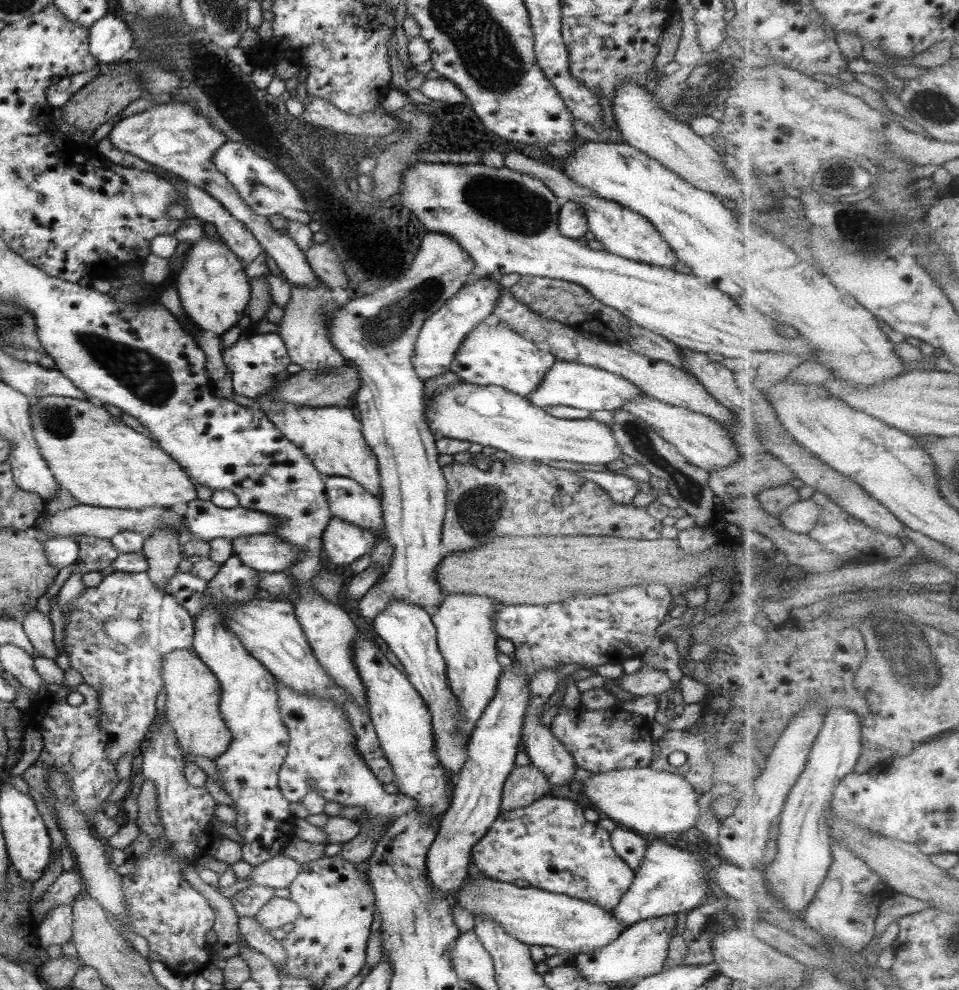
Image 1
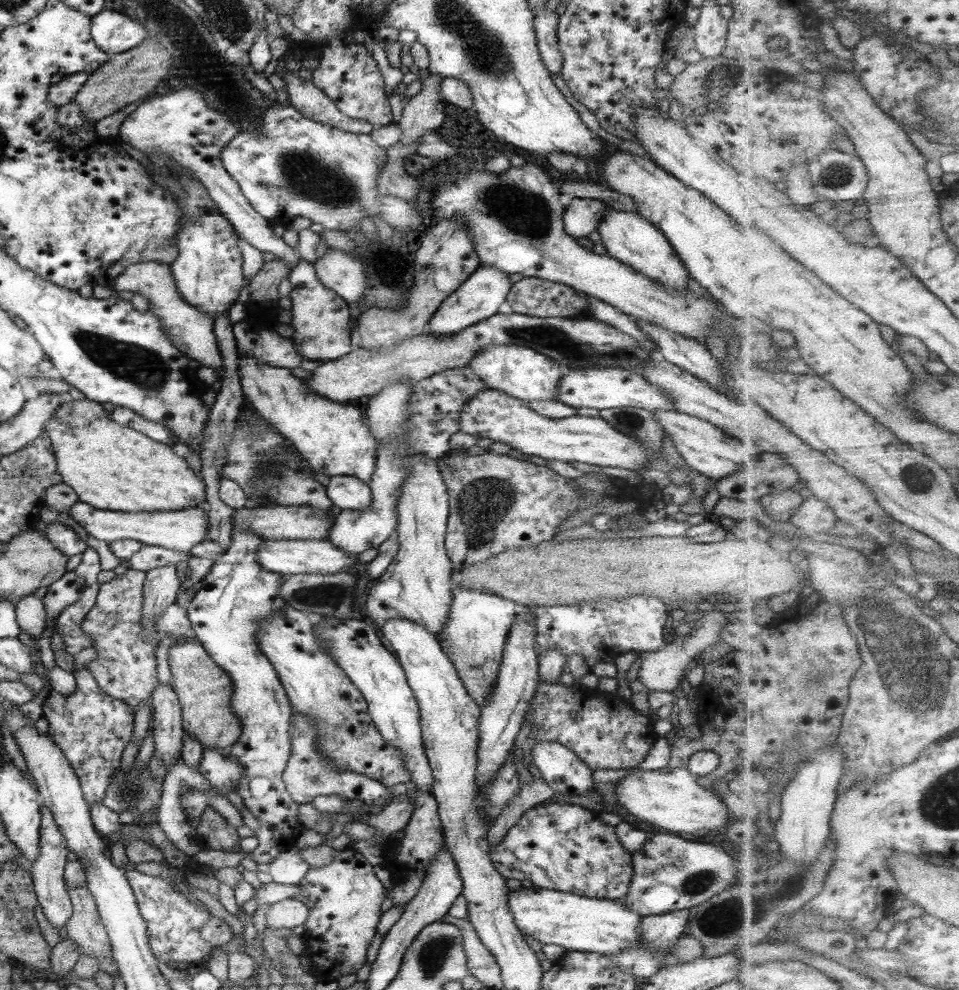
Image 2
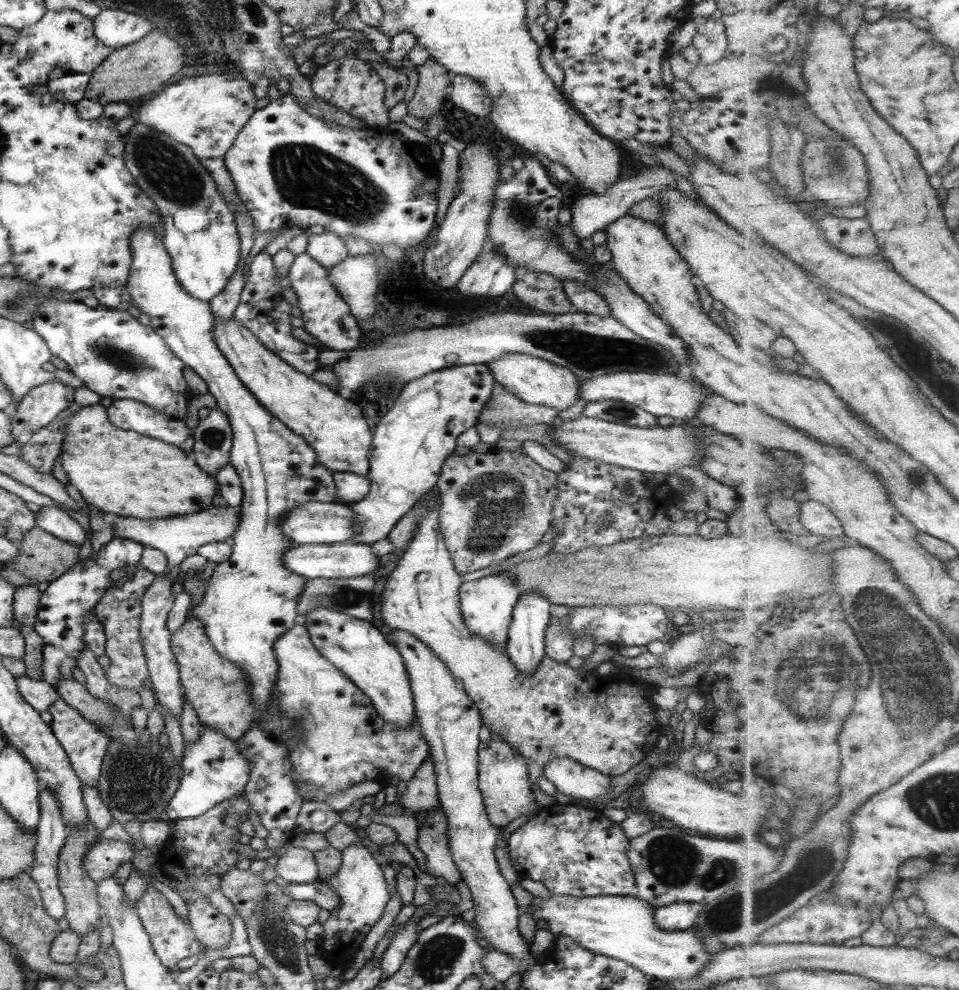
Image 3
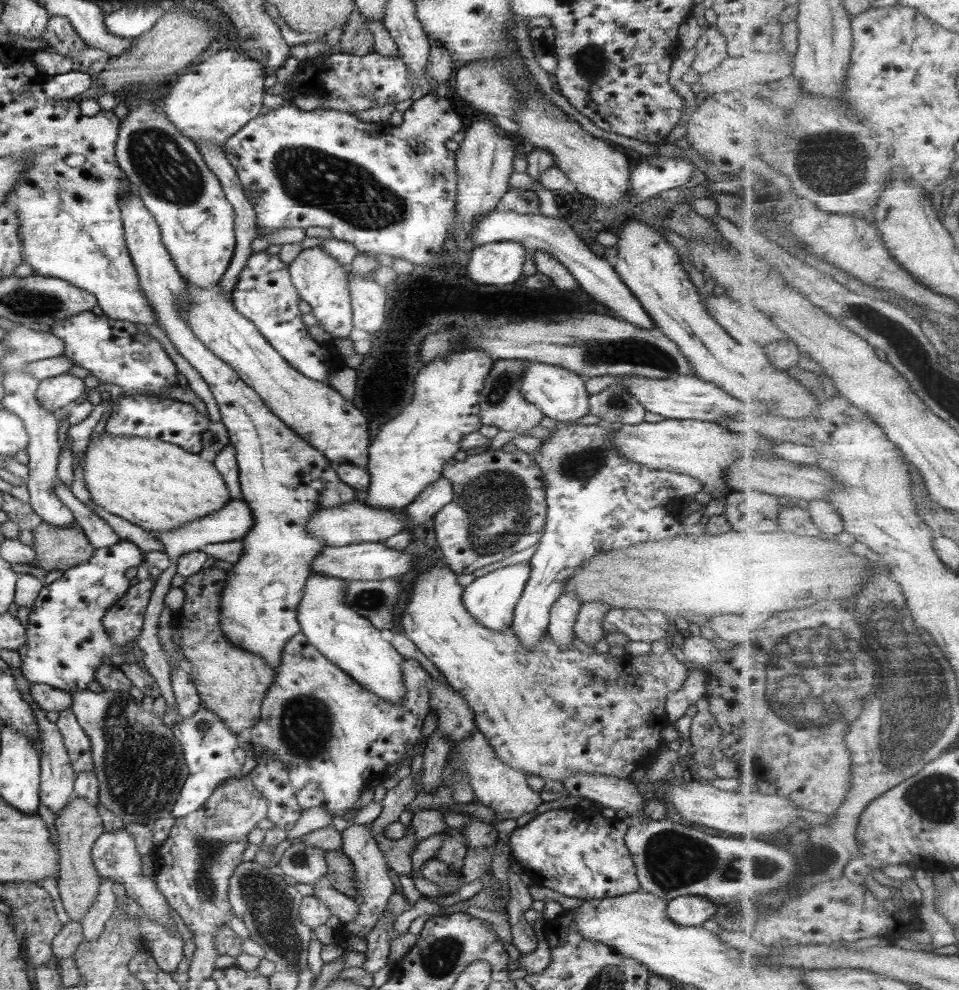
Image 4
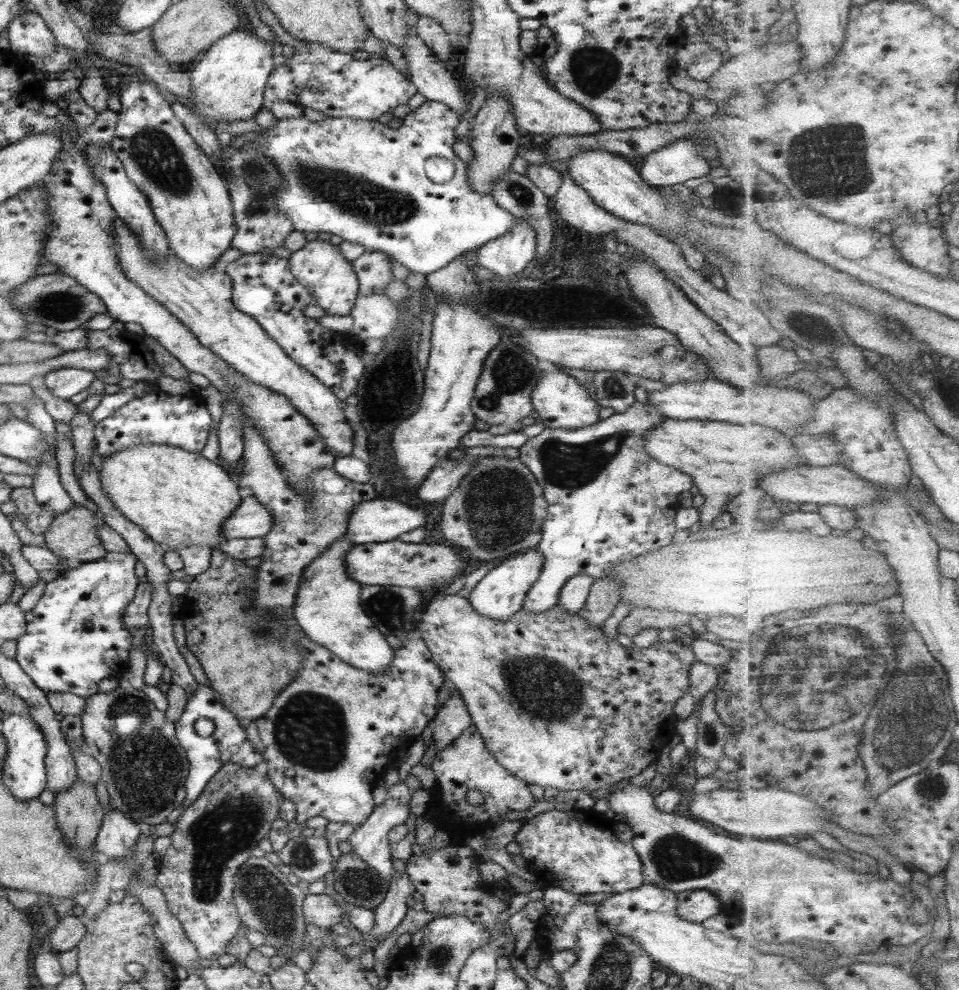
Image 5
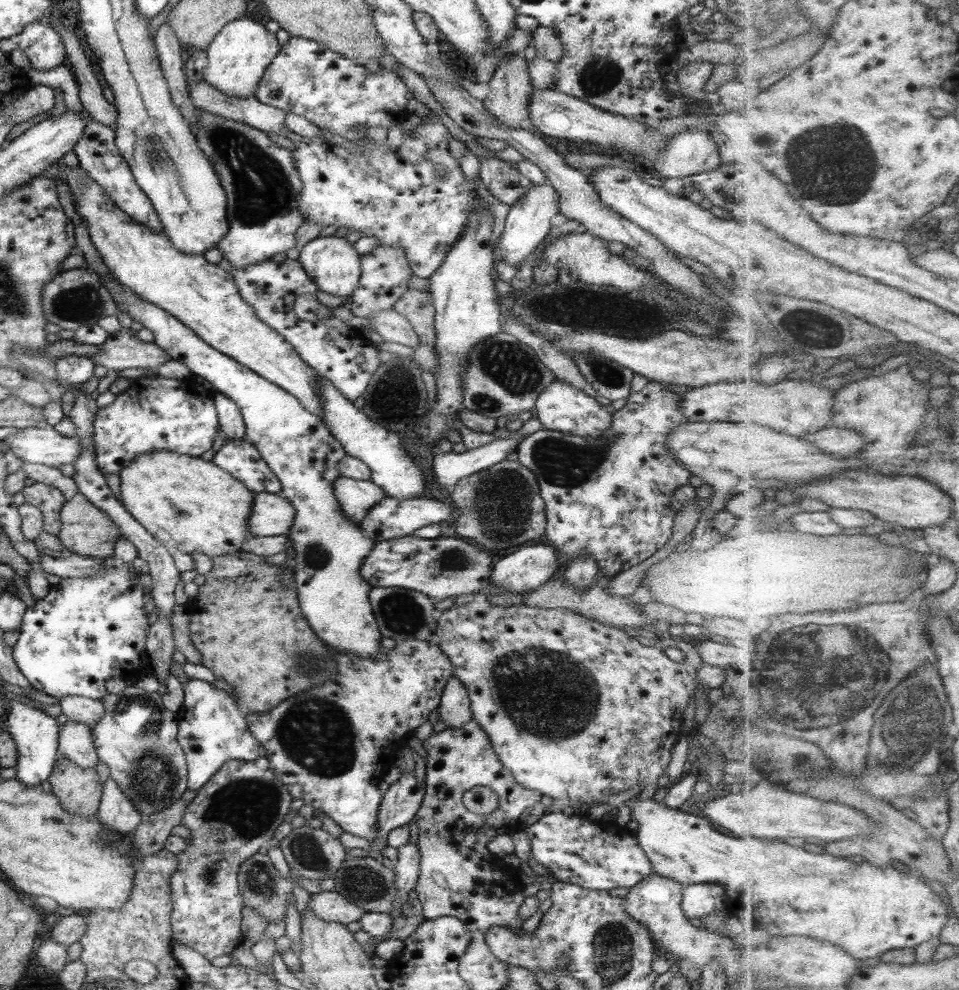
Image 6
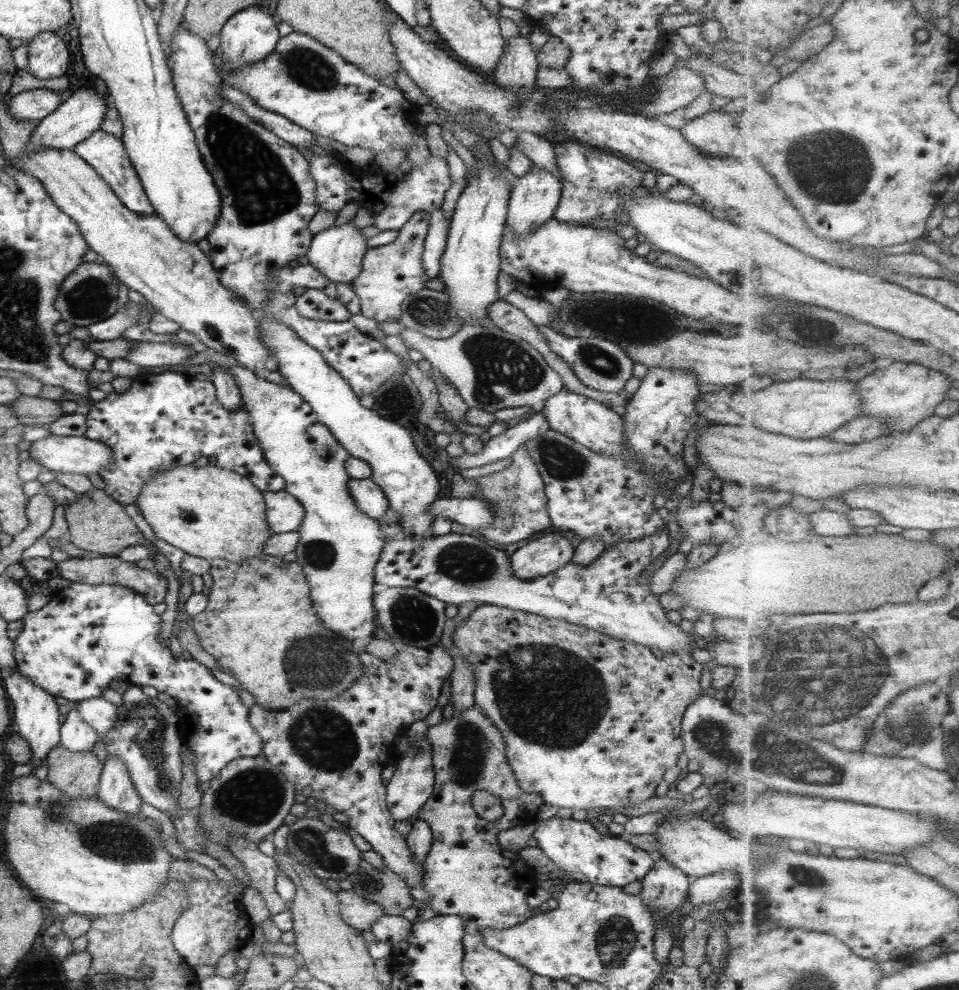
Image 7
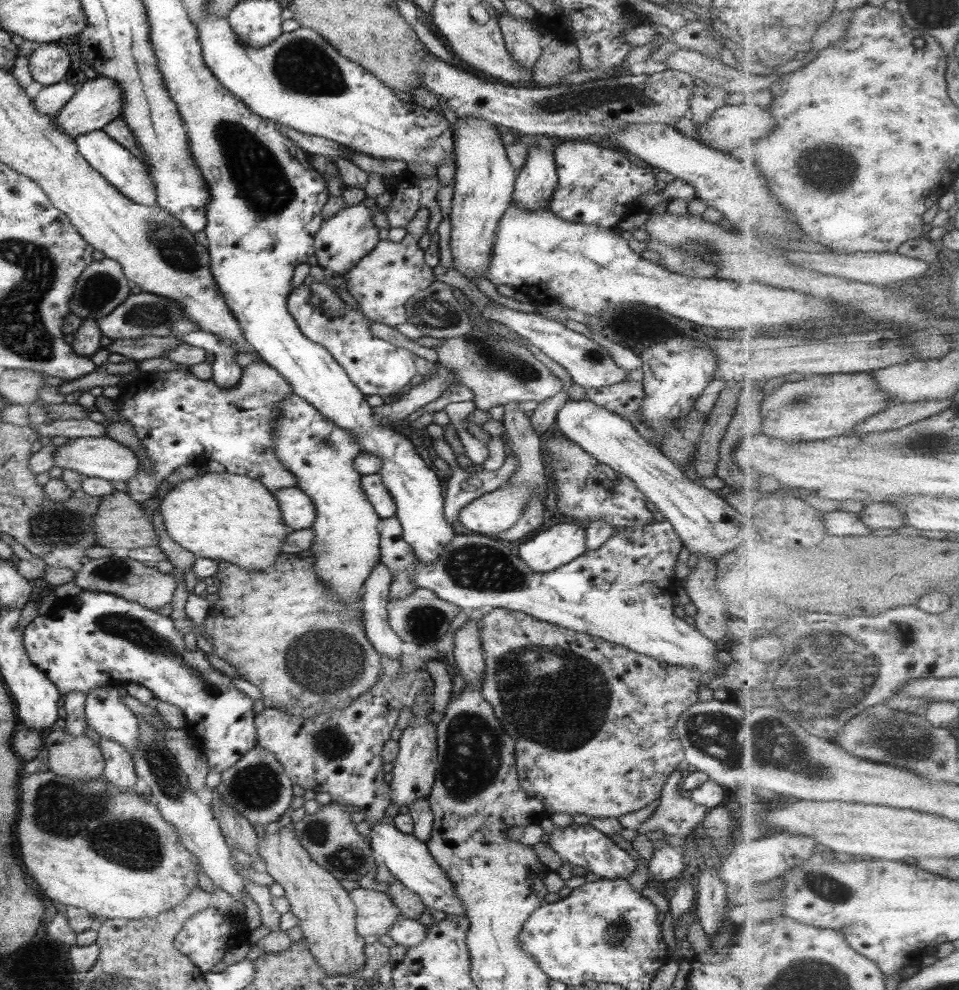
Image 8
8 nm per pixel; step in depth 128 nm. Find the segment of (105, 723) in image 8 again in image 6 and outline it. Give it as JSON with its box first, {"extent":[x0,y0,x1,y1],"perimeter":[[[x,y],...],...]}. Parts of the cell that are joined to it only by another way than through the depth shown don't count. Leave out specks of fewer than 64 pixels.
{"extent":[59,696,104,727],"perimeter":[[[63,696],[59,698],[60,708],[70,721],[91,727],[104,715],[102,700],[94,700],[83,696]]]}

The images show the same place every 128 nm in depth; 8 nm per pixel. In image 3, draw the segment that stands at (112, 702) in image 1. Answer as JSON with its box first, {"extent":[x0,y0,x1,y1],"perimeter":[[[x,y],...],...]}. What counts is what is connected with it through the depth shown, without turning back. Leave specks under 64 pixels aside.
{"extent":[94,570,156,692],"perimeter":[[[136,570],[131,579],[112,585],[104,592],[100,601],[94,607],[94,614],[105,633],[106,656],[110,658],[110,666],[104,674],[110,684],[124,690],[138,692],[148,682],[147,662],[139,638],[140,615],[142,615],[142,599],[148,591],[148,586],[154,581],[156,574],[148,570]]]}

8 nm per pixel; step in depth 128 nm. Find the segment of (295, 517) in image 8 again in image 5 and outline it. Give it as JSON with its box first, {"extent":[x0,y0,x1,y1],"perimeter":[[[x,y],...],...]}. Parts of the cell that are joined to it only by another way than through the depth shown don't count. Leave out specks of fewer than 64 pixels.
{"extent":[219,496,272,541],"perimeter":[[[252,496],[245,497],[219,528],[224,541],[236,538],[263,538],[272,529],[271,512]]]}

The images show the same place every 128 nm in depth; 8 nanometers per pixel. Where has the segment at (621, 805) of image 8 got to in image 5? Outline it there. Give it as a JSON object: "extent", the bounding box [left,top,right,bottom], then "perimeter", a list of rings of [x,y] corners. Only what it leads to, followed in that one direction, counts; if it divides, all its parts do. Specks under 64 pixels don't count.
{"extent":[415,590,696,790],"perimeter":[[[434,590],[428,596],[422,618],[415,622],[420,638],[428,646],[432,660],[441,668],[444,677],[452,689],[464,700],[465,706],[474,721],[484,744],[494,755],[494,758],[513,776],[524,783],[536,784],[540,787],[558,788],[558,790],[598,790],[608,788],[621,781],[628,781],[641,774],[642,770],[657,762],[662,748],[670,740],[677,740],[676,723],[678,718],[674,714],[674,707],[678,699],[688,692],[690,687],[689,668],[696,662],[696,656],[691,648],[684,646],[679,640],[671,642],[656,642],[648,648],[636,646],[624,647],[617,640],[610,640],[602,634],[602,628],[590,629],[588,622],[578,614],[568,614],[562,606],[552,606],[546,612],[528,612],[520,610],[510,616],[508,620],[490,620],[476,612],[468,599],[460,598],[458,594],[446,594],[445,591]]]}

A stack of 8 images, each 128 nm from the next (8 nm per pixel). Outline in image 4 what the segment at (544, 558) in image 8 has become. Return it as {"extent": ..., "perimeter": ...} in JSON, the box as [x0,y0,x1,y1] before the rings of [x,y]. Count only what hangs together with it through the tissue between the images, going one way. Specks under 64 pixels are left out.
{"extent":[462,563,530,631],"perimeter":[[[521,563],[473,578],[471,583],[463,588],[462,602],[466,610],[476,618],[478,623],[490,631],[510,629],[513,622],[514,607],[522,596],[522,591],[530,578],[530,572],[529,563]]]}

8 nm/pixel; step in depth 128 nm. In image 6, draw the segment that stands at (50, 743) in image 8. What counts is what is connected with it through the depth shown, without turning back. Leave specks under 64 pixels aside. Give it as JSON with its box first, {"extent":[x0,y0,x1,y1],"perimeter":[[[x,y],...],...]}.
{"extent":[48,758,103,818],"perimeter":[[[57,758],[48,782],[64,810],[88,818],[97,814],[103,783],[96,769],[80,769],[68,758]]]}

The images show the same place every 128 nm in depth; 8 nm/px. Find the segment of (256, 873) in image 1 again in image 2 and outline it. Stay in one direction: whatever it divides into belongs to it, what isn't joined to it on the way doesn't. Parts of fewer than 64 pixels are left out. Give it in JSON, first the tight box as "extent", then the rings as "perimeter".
{"extent":[268,846,311,886],"perimeter":[[[299,846],[281,852],[268,863],[268,866],[270,866],[268,874],[272,876],[272,882],[286,886],[301,884],[311,867],[300,854]]]}

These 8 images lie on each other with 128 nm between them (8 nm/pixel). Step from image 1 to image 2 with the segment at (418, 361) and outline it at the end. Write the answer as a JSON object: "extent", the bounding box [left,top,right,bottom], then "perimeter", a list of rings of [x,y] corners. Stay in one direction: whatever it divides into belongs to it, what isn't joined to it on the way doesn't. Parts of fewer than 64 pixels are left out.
{"extent":[427,265,512,336],"perimeter":[[[481,265],[474,270],[468,280],[464,281],[464,284],[461,284],[460,288],[442,301],[427,324],[428,333],[432,336],[454,336],[456,332],[462,332],[472,324],[480,324],[480,321],[488,320],[490,316],[498,314],[498,308],[507,300],[512,286],[508,273],[494,266]]]}

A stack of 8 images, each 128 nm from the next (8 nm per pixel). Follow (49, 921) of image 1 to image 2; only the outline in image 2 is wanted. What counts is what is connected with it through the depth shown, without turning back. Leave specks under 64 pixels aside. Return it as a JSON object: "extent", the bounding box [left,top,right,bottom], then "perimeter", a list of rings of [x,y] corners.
{"extent":[29,806,73,929],"perimeter":[[[42,806],[40,812],[40,856],[32,862],[32,868],[29,873],[32,877],[32,887],[34,887],[34,892],[39,905],[42,906],[43,913],[54,928],[60,929],[68,922],[68,918],[73,912],[71,898],[64,882],[65,864],[69,861],[68,854],[70,852],[68,846],[66,846],[64,834],[56,826],[52,812],[46,806]]]}

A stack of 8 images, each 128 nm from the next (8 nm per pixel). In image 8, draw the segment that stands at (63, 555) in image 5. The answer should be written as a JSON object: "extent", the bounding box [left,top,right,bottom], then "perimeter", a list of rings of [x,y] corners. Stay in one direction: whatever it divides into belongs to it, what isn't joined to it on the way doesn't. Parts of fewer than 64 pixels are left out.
{"extent":[91,490,160,556],"perimeter":[[[118,490],[99,498],[97,510],[91,516],[96,544],[104,546],[108,550],[113,550],[117,556],[125,556],[125,553],[133,550],[133,548],[158,546],[160,537],[156,535],[153,524],[148,521],[140,506],[141,503],[132,500],[128,493],[119,492]]]}

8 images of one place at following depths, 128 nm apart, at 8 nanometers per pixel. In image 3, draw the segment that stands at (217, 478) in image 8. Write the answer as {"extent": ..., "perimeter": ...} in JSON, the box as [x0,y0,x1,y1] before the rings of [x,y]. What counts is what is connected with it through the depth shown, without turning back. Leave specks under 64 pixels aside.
{"extent":[60,402,218,520],"perimeter":[[[99,402],[72,413],[60,425],[60,432],[64,432],[62,470],[85,502],[96,509],[133,519],[158,520],[213,507],[218,482],[196,464],[191,453],[115,427]]]}

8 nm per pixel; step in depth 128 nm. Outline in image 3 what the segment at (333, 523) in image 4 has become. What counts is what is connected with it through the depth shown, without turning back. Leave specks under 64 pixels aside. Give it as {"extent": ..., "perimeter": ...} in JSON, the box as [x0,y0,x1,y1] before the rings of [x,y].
{"extent":[279,502,357,544],"perimeter":[[[308,502],[292,508],[281,517],[279,528],[284,537],[296,544],[336,544],[354,540],[354,536],[357,536],[351,505],[338,502]]]}

